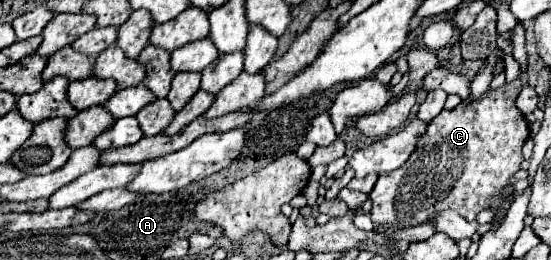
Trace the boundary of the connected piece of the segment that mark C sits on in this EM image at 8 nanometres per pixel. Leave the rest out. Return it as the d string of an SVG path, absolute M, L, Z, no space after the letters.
M518 22L512 28L512 56L514 60L520 64L520 76L512 82L504 82L500 88L490 88L482 98L478 100L466 100L464 104L458 104L454 110L442 110L442 114L438 114L430 124L426 134L420 138L414 154L410 154L408 162L404 166L400 166L398 170L390 172L390 174L382 174L374 186L374 190L370 192L370 200L374 204L370 216L374 226L386 224L392 228L410 228L410 226L418 226L422 222L426 222L426 218L438 210L456 210L462 218L466 220L474 220L476 214L480 210L492 208L496 212L494 220L492 220L492 230L496 230L506 212L502 208L504 200L512 200L512 194L502 196L502 190L506 186L510 186L512 176L520 170L520 162L522 158L522 146L530 134L528 122L524 120L522 112L516 108L516 96L520 94L522 88L522 74L526 70L526 48L524 48L524 26Z

